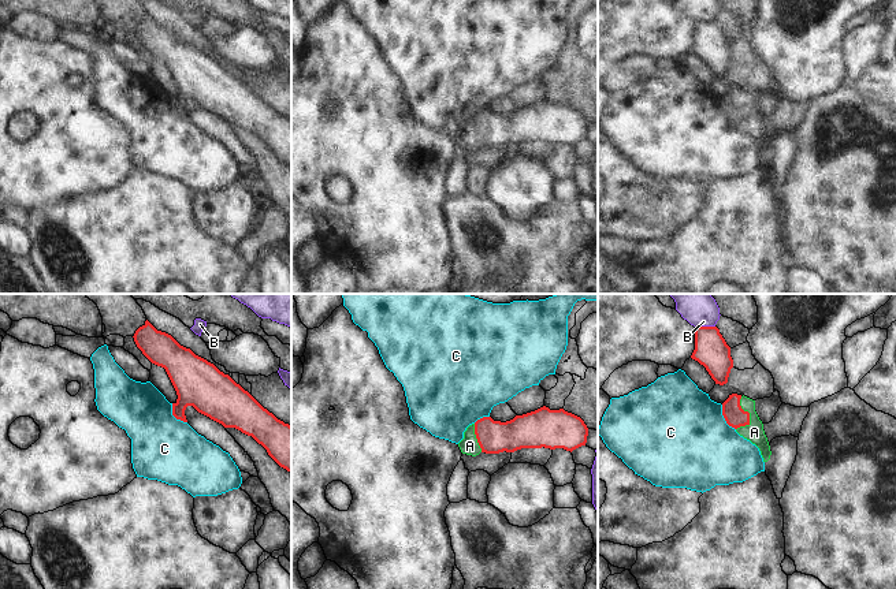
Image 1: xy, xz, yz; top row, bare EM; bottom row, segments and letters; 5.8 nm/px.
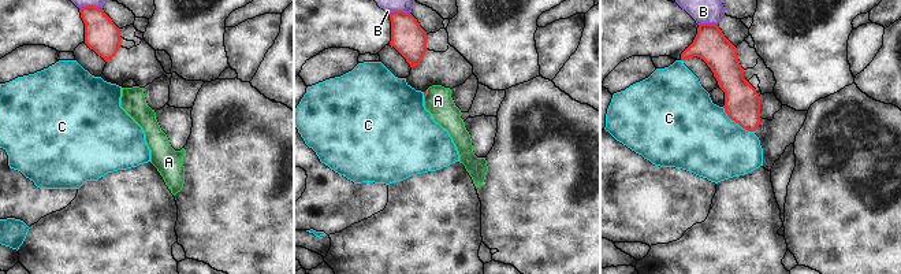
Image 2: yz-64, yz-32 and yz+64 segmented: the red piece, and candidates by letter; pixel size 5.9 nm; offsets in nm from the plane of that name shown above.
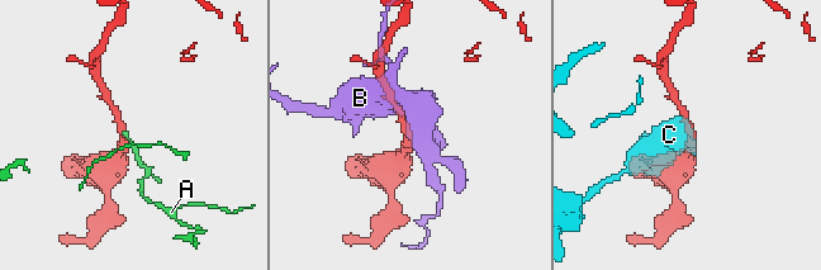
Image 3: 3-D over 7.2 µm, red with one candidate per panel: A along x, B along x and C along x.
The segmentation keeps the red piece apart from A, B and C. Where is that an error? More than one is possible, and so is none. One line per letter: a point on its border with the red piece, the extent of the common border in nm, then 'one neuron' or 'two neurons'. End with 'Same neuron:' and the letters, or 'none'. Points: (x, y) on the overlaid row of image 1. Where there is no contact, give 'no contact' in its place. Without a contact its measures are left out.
A: meets red in yz at (748, 416); contact 200 nm long; one neuron
B: meets red in yz at (705, 327); contact 120 nm long; two neurons
C: meets red in yz at (724, 417); contact 170 nm long; two neurons
Same neuron: A

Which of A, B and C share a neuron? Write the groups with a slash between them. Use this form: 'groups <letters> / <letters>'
groups A / B / C

